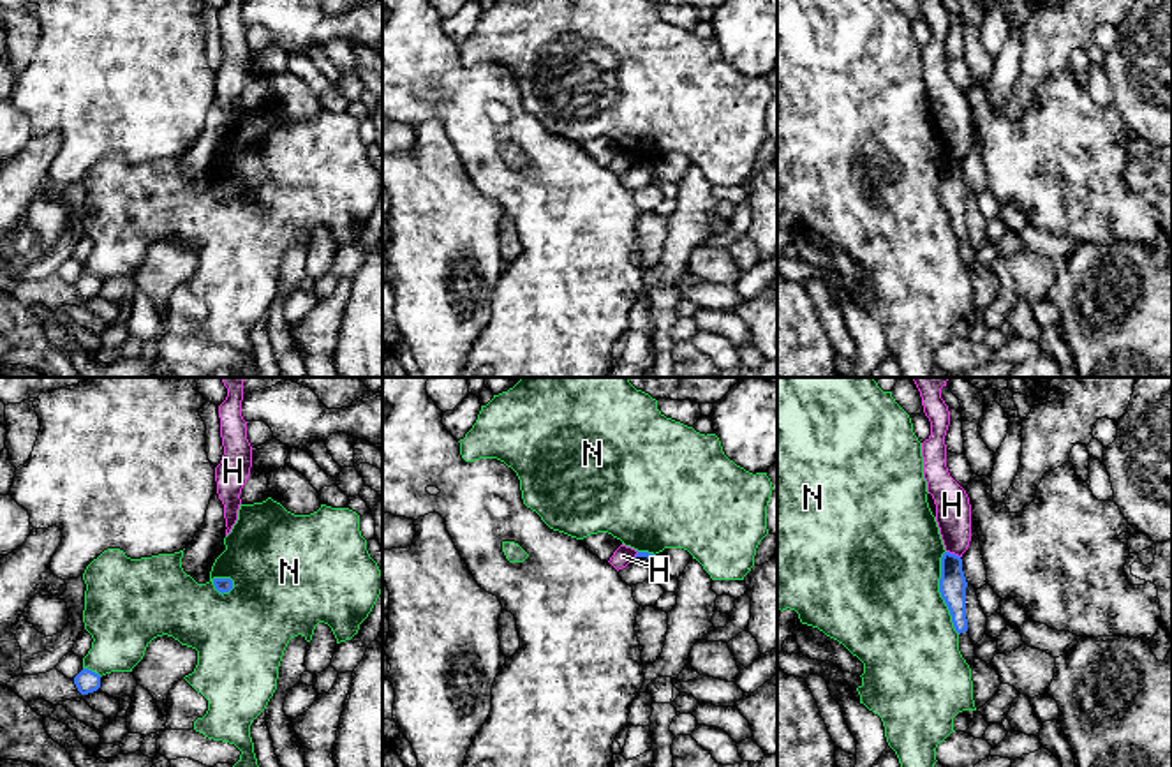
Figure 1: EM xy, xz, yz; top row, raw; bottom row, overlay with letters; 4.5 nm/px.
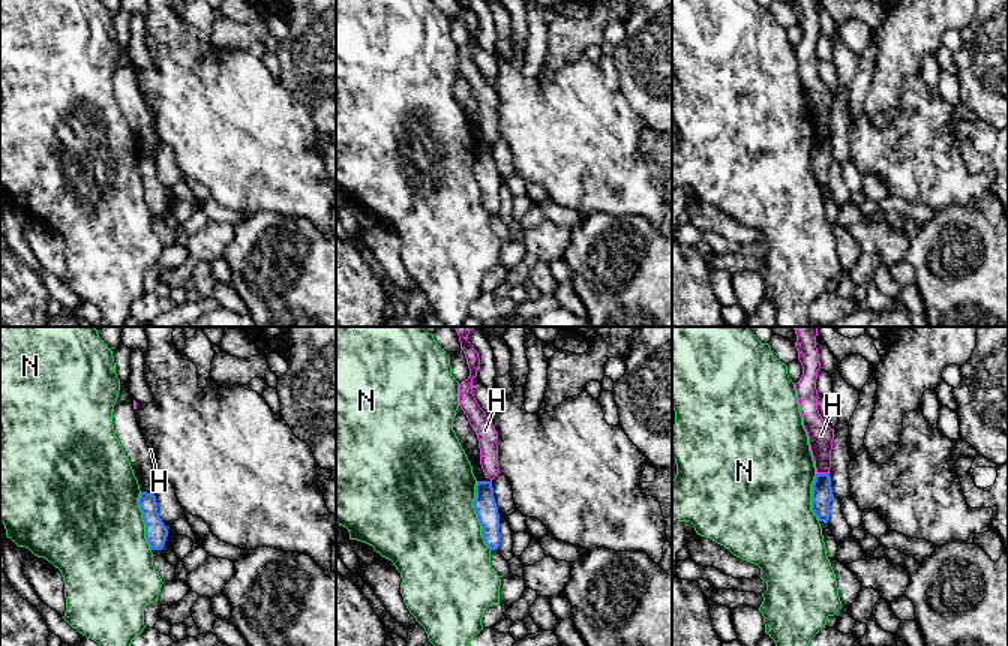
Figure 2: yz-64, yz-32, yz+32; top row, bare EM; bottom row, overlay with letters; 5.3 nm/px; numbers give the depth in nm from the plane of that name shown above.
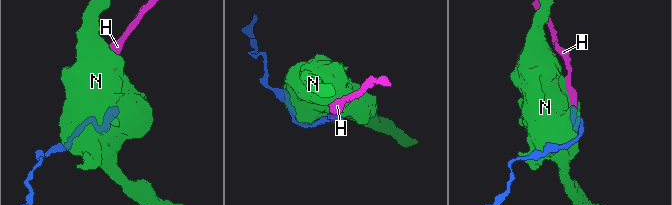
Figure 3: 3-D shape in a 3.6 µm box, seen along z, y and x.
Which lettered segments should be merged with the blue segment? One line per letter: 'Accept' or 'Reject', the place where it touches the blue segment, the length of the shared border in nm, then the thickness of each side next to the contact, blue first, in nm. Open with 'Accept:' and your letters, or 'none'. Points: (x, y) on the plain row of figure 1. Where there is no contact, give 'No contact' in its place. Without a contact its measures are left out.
Accept: none
H: Reject. Touches blue at yz (954, 159). Shared border 70 nm. Thickness 130 nm (blue) against 160 nm
N: Reject. Touches blue at yz (940, 196). Shared border 380 nm. Thickness 130 nm (blue) against 500 nm

